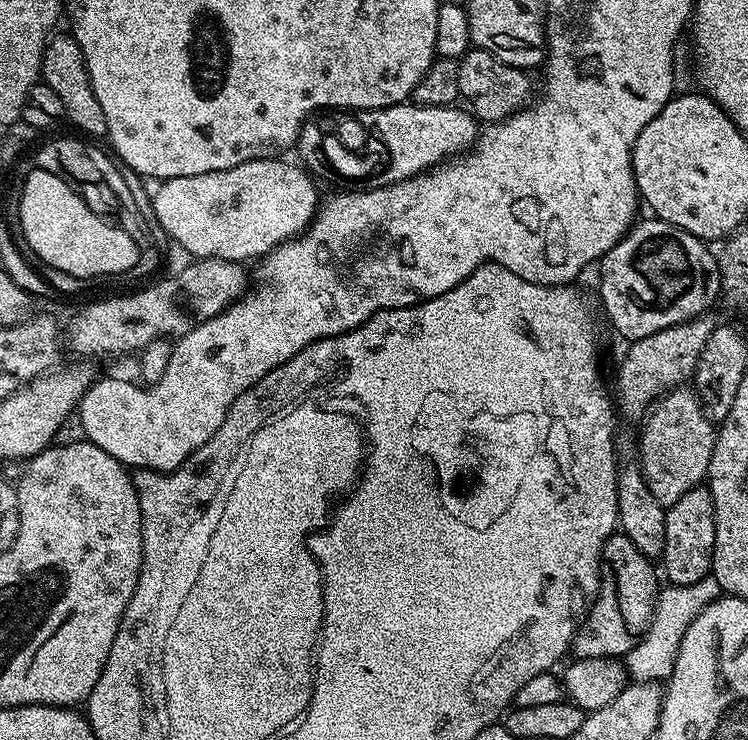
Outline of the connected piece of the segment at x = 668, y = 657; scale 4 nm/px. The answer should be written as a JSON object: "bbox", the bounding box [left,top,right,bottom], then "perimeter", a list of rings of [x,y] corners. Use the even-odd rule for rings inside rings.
{"bbox":[622,576,722,684],"perimeter":[[[711,576],[702,578],[698,582],[690,582],[690,586],[678,586],[668,584],[661,587],[656,594],[656,605],[652,611],[652,620],[648,623],[648,629],[644,636],[623,657],[622,663],[627,675],[637,684],[642,682],[664,682],[672,675],[674,662],[678,658],[678,646],[682,646],[682,638],[686,638],[686,630],[706,606],[710,606],[715,600],[719,600],[722,593],[718,582]]]}

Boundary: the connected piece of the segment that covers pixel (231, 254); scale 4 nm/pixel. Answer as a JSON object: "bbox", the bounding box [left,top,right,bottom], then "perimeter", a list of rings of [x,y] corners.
{"bbox":[152,158,318,262],"perimeter":[[[284,158],[251,160],[230,170],[159,181],[157,188],[160,189],[152,196],[152,212],[157,222],[164,227],[168,240],[173,244],[181,244],[194,258],[217,256],[237,262],[255,261],[265,252],[271,252],[285,240],[303,232],[318,207],[317,181],[299,163],[296,164],[287,164]]]}

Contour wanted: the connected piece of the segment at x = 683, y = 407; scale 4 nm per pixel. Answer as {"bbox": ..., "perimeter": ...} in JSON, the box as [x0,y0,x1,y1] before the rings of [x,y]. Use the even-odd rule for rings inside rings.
{"bbox":[638,386,717,505],"perimeter":[[[681,386],[660,397],[643,421],[644,433],[638,440],[638,463],[650,486],[650,494],[662,505],[678,502],[686,490],[705,483],[710,458],[714,454],[717,429],[700,404],[700,397],[691,387]]]}

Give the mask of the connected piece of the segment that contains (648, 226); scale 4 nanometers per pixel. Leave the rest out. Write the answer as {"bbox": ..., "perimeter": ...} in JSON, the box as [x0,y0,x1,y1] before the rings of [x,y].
{"bbox":[598,219,722,342],"perimeter":[[[647,219],[633,223],[628,233],[598,264],[600,300],[604,303],[604,312],[609,322],[616,327],[617,334],[625,336],[628,342],[646,338],[646,334],[654,334],[658,330],[666,330],[666,326],[705,315],[711,309],[708,307],[715,302],[716,295],[719,297],[722,292],[719,266],[715,264],[705,241],[665,220]]]}

